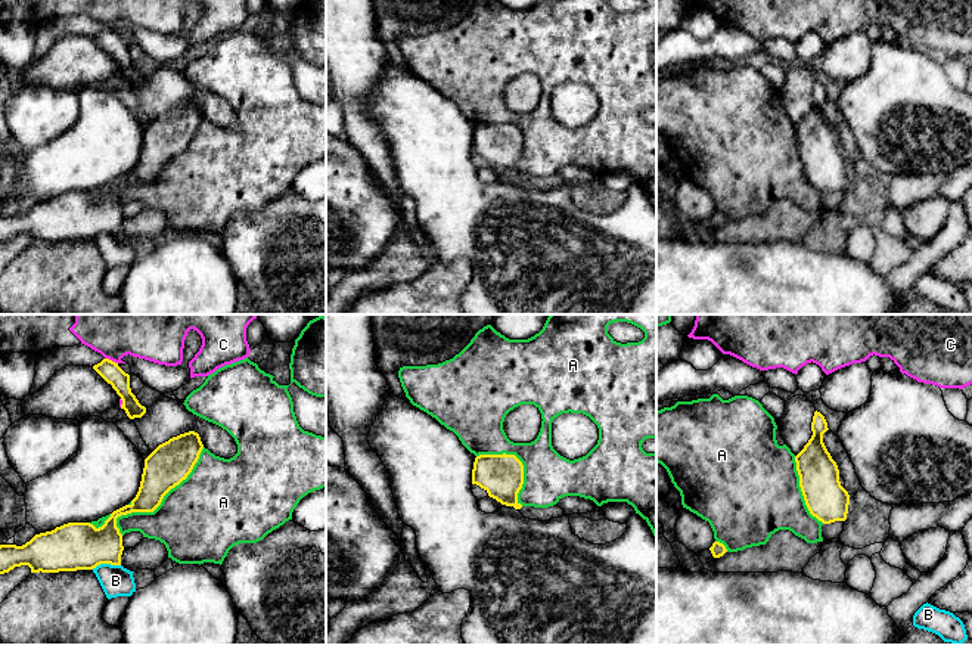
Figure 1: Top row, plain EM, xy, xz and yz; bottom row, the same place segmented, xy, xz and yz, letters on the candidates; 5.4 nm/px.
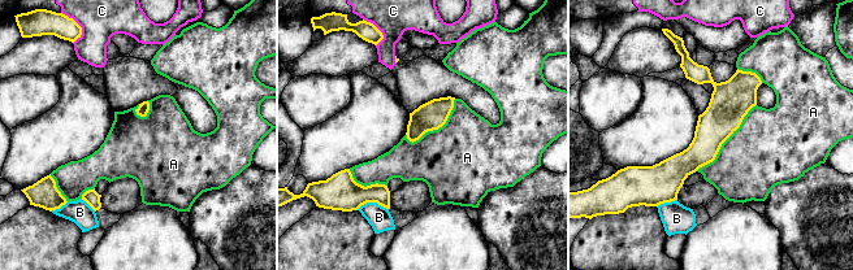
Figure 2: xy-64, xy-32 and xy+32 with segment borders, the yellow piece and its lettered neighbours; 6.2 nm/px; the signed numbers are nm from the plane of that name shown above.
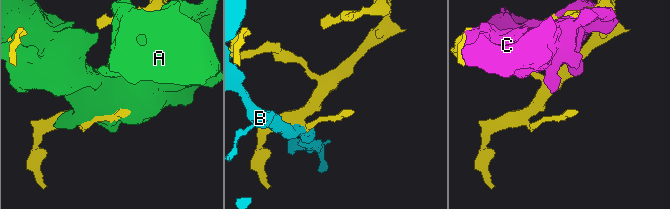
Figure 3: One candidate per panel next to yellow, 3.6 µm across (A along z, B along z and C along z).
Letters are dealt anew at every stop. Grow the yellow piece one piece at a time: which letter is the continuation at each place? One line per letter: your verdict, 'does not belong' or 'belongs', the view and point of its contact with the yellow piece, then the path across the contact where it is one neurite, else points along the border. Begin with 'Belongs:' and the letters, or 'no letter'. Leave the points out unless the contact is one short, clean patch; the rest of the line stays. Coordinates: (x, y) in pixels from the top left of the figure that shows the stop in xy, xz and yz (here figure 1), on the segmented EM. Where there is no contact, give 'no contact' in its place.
Belongs: no letter
A: does not belong | xy (160, 504)
B: does not belong | xy (105, 563) | along xy (120, 564), (98, 564), (92, 568)
C: does not belong | xy (111, 360)

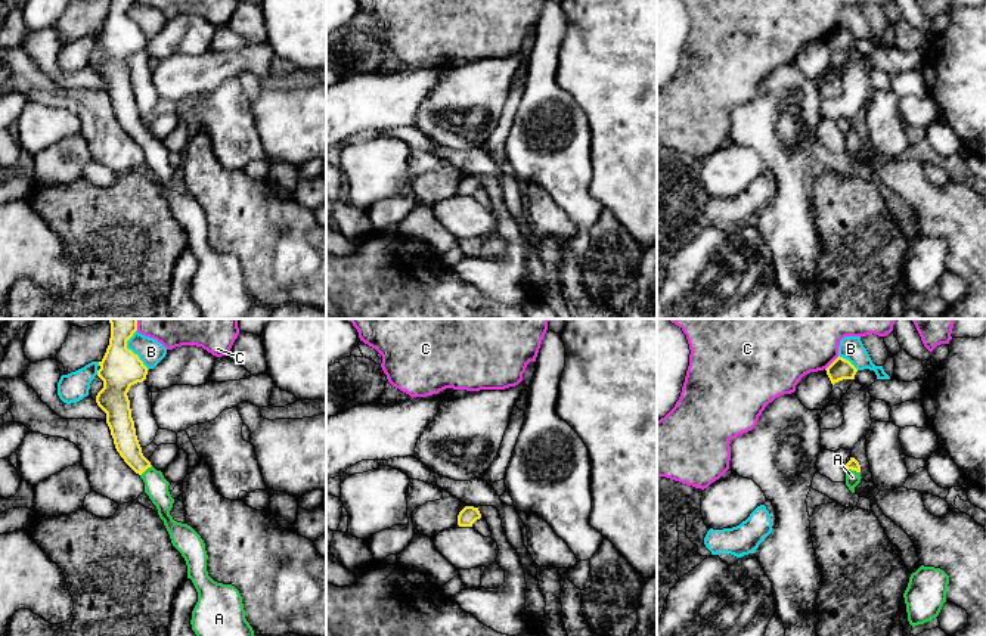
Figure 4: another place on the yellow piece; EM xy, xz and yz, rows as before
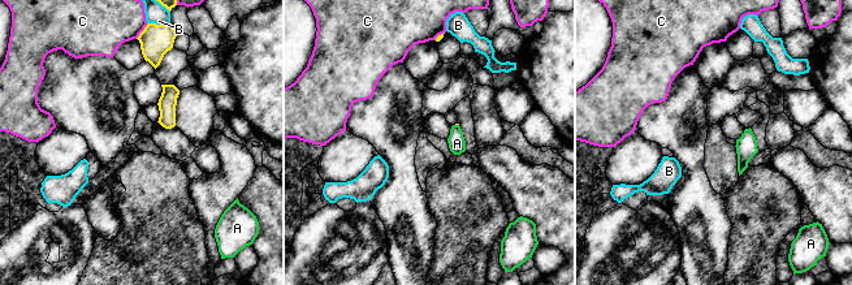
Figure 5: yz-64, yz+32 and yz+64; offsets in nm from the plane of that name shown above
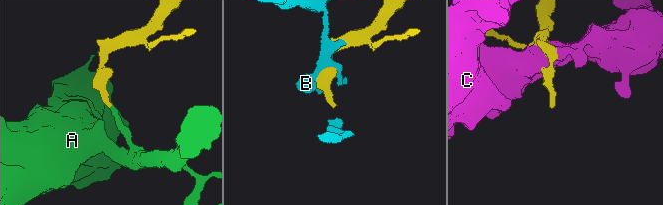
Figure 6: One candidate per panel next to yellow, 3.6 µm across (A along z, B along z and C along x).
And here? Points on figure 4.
Belongs: A
A: belongs | yz (853, 469) | across yz (852, 464), (853, 469), (852, 477)
B: does not belong | xy (130, 350)
C: does not belong | yz (831, 363)

